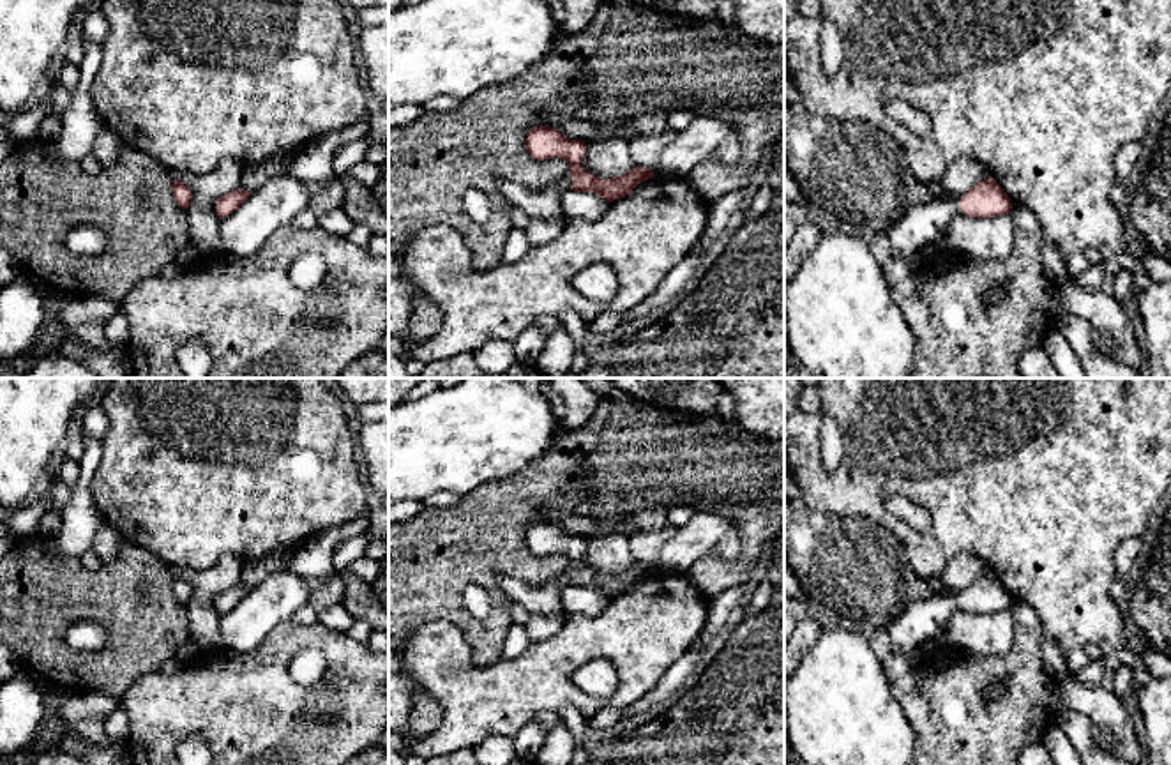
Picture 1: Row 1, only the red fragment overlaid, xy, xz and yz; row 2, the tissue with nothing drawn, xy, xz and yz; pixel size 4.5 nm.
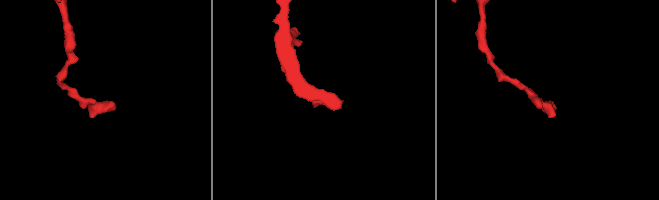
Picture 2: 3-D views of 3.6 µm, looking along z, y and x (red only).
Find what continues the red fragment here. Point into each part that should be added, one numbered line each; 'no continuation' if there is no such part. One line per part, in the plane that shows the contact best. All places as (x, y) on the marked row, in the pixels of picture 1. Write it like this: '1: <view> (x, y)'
no continuation

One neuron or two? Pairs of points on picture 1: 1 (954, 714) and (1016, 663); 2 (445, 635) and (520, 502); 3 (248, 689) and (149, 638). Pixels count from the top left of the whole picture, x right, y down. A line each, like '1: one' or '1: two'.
1: one
2: two
3: two

